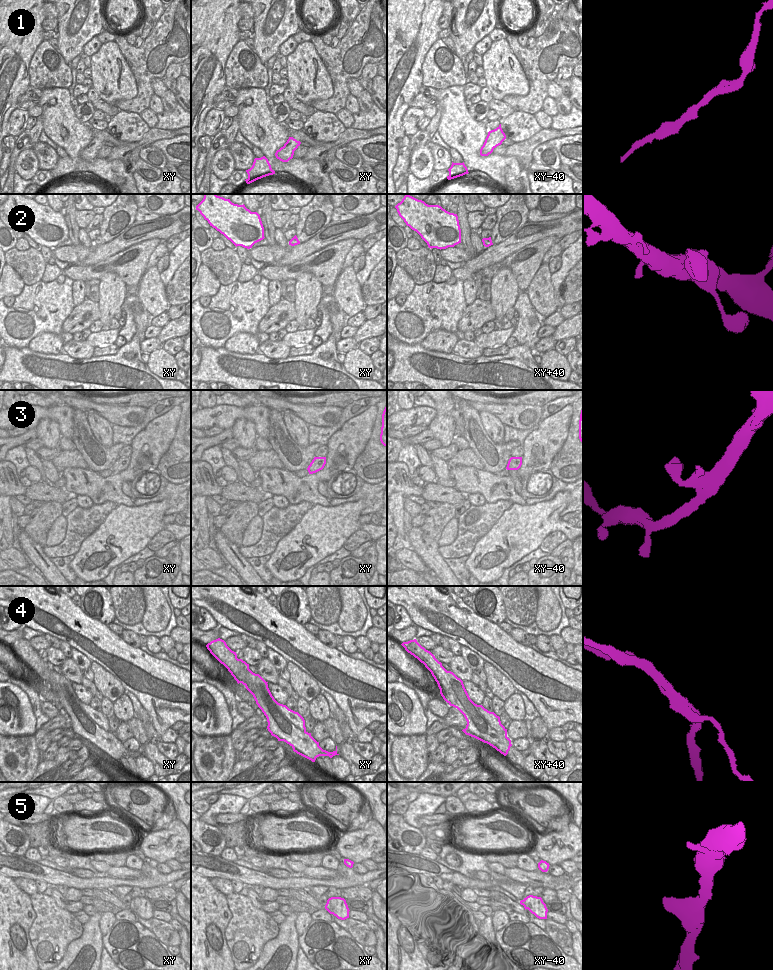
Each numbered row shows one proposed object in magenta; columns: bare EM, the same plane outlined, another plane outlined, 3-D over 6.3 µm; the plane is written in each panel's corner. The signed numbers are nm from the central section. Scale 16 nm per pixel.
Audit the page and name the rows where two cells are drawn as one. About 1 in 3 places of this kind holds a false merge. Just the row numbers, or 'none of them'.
4

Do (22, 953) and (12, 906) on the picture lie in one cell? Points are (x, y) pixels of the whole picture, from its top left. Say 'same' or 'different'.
same

